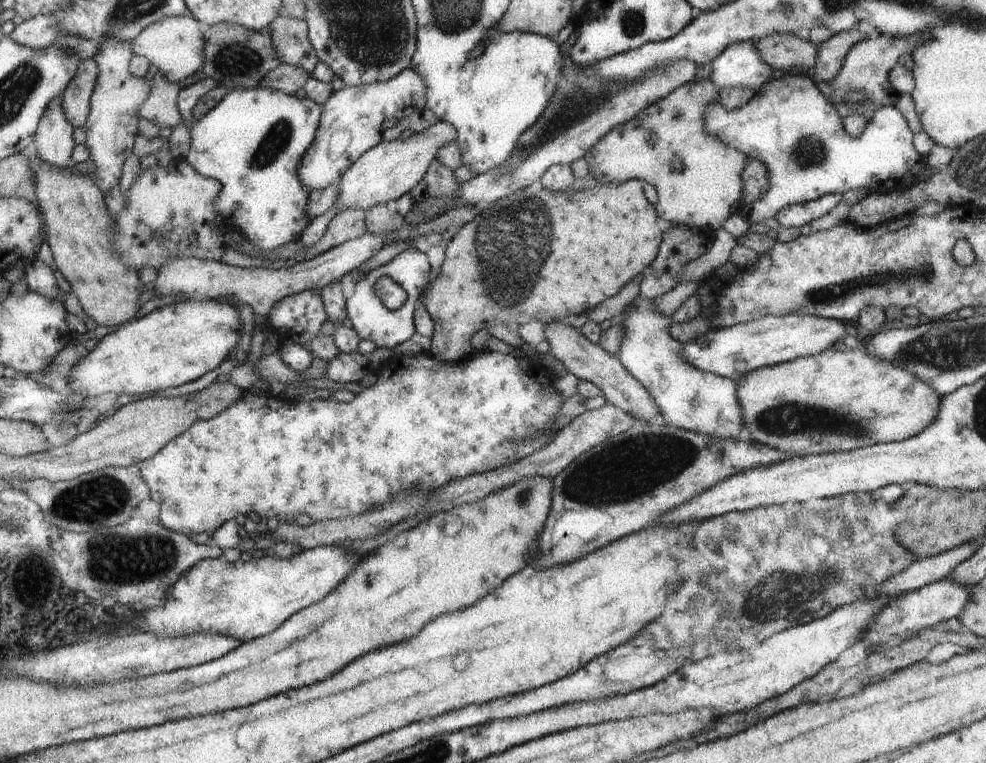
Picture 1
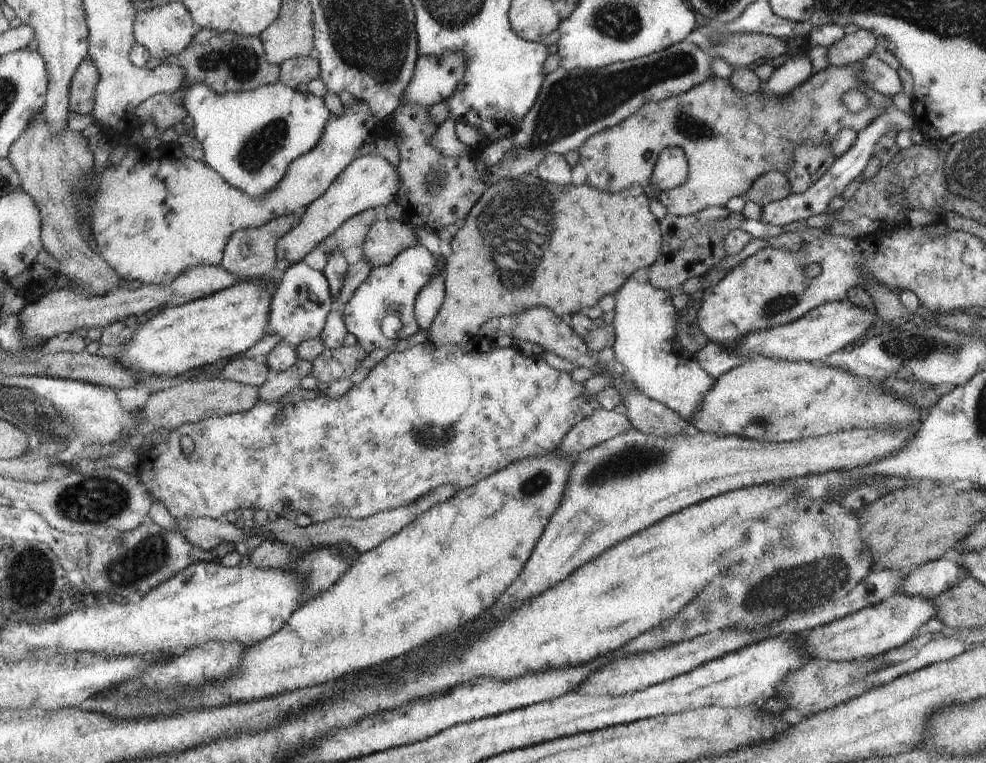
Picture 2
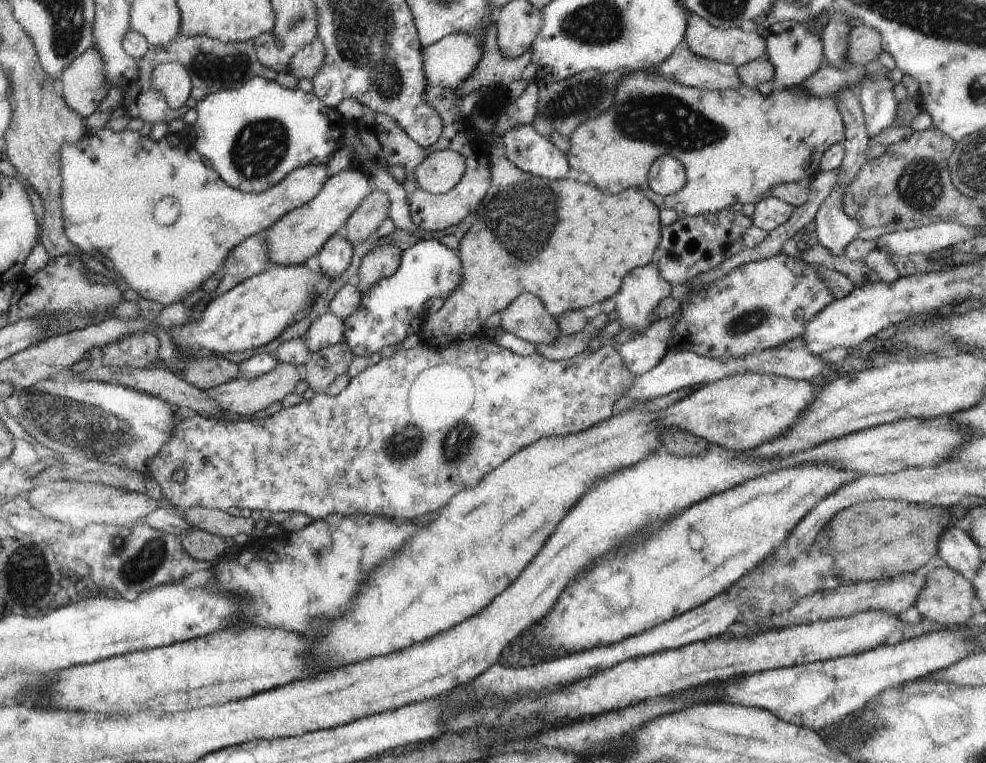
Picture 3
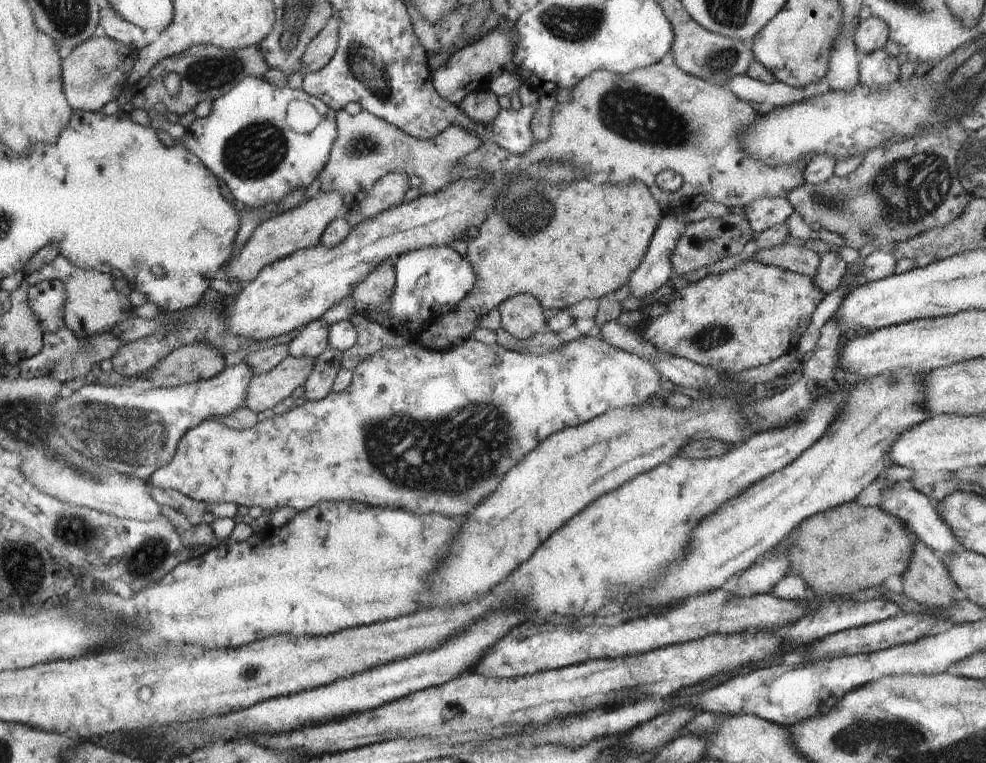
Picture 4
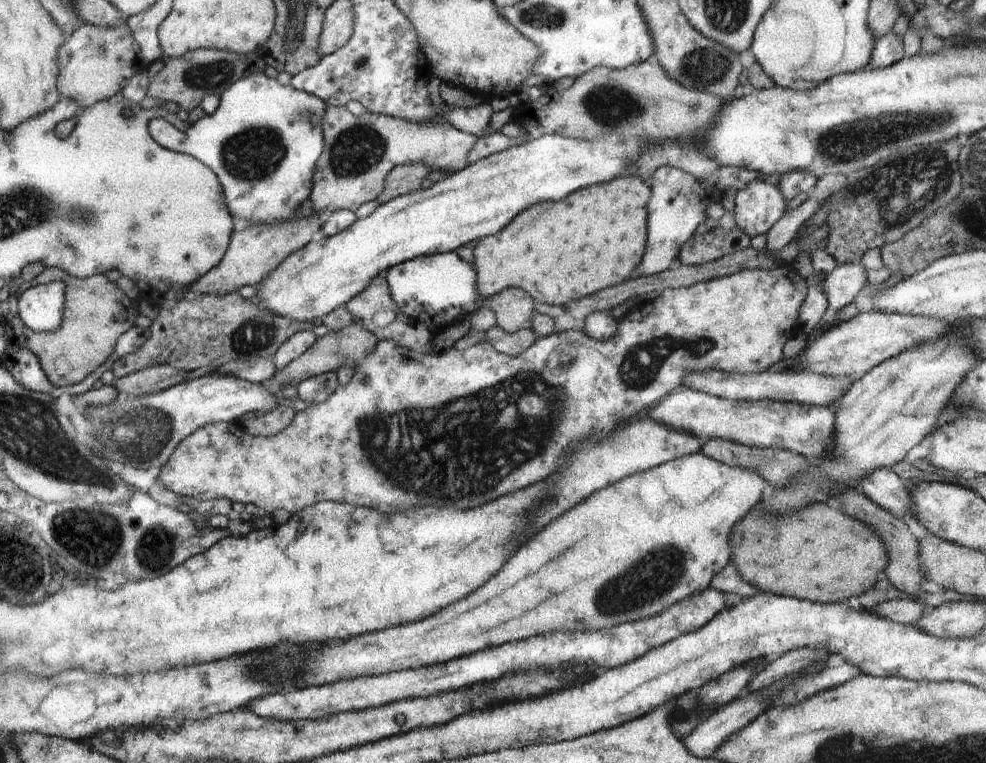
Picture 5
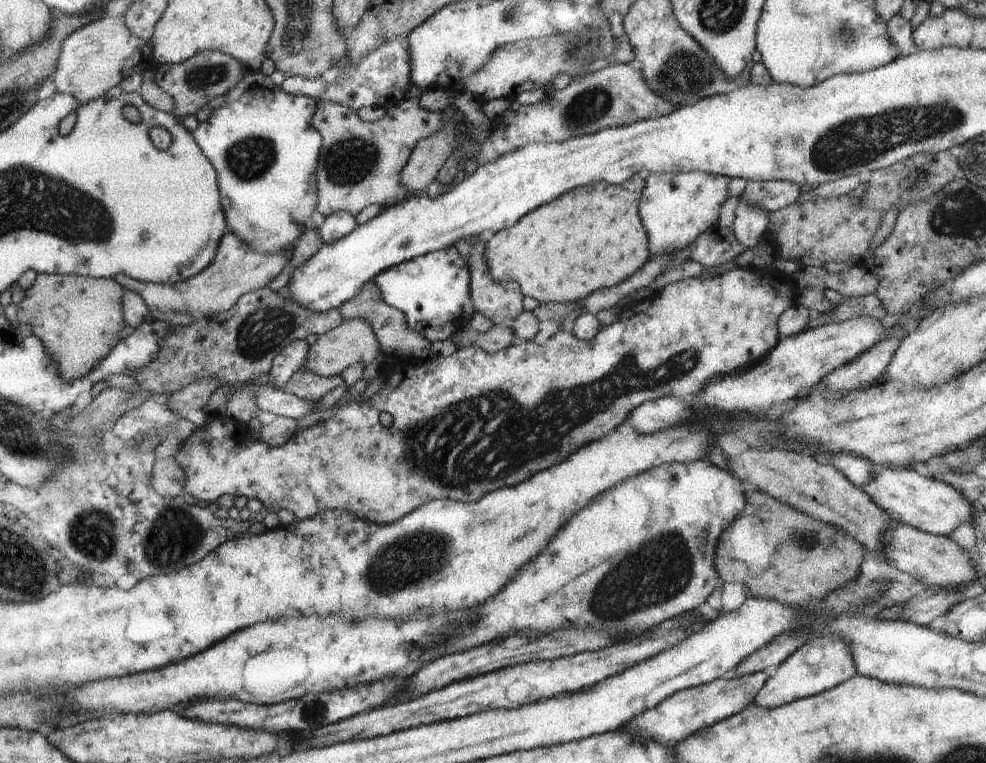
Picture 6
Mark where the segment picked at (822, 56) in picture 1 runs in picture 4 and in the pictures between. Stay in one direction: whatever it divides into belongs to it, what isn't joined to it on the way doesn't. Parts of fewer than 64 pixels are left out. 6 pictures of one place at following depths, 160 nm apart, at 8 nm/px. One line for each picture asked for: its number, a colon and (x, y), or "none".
2: (857, 44)
3: (864, 44)
4: (871, 35)

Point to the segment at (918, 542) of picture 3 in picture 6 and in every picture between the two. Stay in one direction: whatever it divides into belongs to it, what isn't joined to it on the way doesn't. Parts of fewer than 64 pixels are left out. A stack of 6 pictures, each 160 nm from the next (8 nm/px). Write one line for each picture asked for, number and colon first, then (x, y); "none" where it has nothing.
4: (850, 548)
5: (820, 554)
6: (753, 551)

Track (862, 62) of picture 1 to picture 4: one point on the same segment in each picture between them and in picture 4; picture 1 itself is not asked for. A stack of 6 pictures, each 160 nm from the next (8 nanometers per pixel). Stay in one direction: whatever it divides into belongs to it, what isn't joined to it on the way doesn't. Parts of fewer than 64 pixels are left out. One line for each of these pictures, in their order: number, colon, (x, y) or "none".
2: (730, 138)
3: (736, 145)
4: (619, 127)

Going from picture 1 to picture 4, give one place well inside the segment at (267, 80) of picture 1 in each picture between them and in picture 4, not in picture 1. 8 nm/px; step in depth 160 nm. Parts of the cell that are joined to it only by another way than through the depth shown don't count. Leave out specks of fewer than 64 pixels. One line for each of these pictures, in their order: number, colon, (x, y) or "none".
2: (300, 70)
3: (305, 64)
4: (319, 52)

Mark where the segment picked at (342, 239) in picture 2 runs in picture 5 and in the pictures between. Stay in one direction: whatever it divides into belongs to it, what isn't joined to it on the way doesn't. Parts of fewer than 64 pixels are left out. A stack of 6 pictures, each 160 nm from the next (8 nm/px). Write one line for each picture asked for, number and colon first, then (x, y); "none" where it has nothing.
3: (364, 223)
4: (388, 192)
5: (402, 180)

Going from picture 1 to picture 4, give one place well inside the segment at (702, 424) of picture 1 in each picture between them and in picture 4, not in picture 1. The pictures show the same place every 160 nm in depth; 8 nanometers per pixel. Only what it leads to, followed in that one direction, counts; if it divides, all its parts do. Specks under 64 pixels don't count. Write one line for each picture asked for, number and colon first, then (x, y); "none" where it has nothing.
2: (646, 345)
3: (642, 288)
4: (655, 270)

